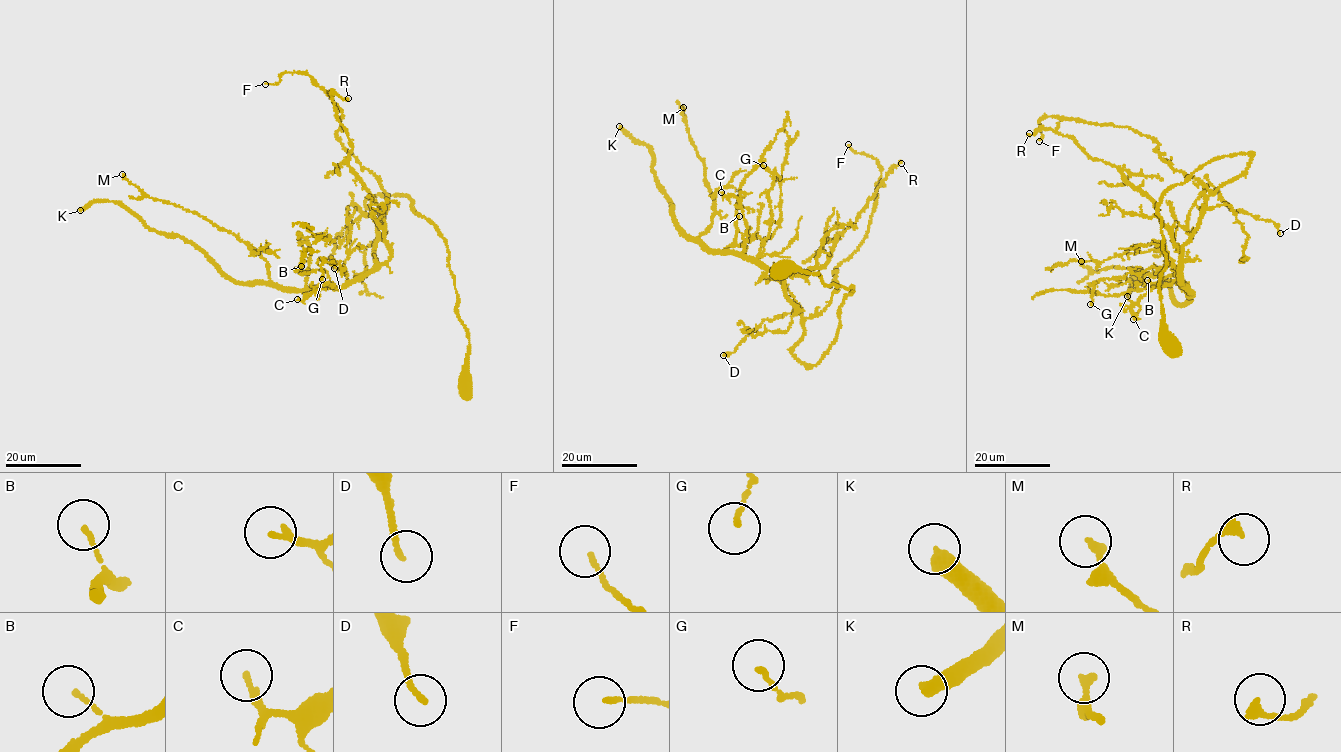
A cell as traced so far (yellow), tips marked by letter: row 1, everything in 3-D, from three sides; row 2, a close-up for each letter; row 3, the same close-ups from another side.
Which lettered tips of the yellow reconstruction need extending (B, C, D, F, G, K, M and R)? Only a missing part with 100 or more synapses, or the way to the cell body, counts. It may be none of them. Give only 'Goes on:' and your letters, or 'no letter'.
Goes on: K

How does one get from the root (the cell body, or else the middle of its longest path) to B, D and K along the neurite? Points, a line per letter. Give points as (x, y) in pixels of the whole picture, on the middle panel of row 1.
B: (781, 268), (854, 287), (816, 365), (791, 353), (804, 331), (783, 280), (720, 252), (734, 240), (739, 216)
D: (781, 268), (854, 287), (834, 342), (816, 365), (795, 358), (804, 331), (797, 307), (763, 321), (723, 355)
K: (781, 268), (854, 287), (816, 365), (791, 353), (804, 331), (783, 280), (693, 241), (652, 153), (619, 126)

